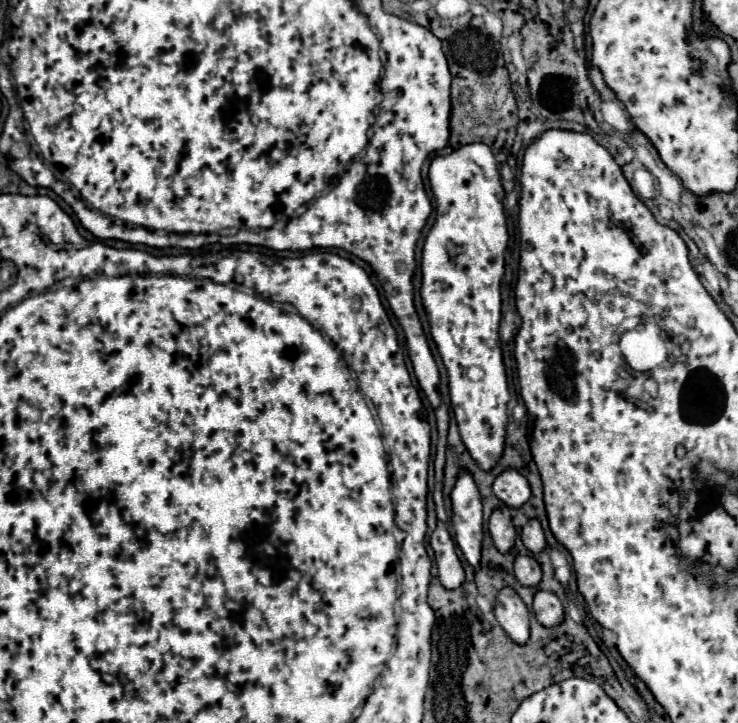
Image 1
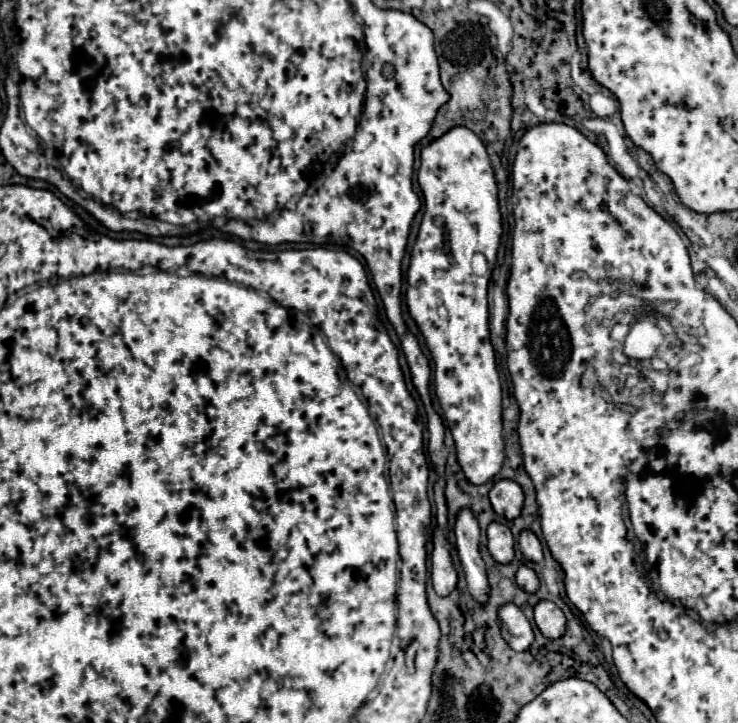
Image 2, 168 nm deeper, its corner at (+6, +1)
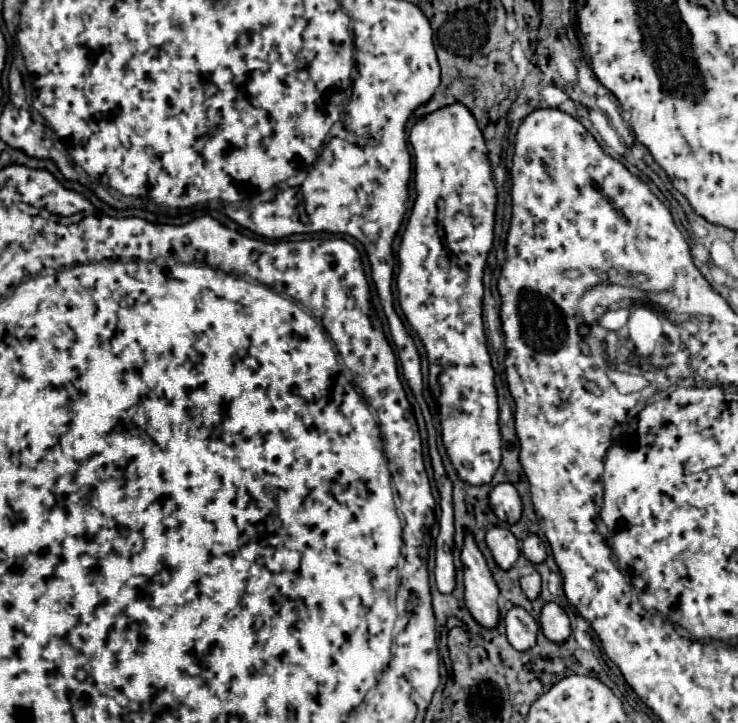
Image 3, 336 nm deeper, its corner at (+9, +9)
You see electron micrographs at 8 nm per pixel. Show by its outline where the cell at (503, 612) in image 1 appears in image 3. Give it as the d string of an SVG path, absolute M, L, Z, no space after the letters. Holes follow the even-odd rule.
M513 607L507 613L505 627L507 627L507 639L513 649L527 651L537 643L539 623L523 607Z

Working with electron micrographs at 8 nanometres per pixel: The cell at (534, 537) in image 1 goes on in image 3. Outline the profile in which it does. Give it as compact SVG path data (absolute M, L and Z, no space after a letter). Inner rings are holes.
M529 535L527 539L521 541L521 553L531 561L531 563L543 563L547 559L547 549L541 543L537 535Z

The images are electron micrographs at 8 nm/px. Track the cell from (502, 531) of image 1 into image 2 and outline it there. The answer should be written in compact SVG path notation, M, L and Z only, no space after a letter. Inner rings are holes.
M492 521L488 525L488 551L490 555L500 561L500 563L508 563L514 559L514 537L512 531L506 523L498 523Z

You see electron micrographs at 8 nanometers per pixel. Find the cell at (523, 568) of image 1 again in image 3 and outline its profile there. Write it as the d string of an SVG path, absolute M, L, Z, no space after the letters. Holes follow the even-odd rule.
M531 573L527 577L521 577L521 589L527 595L527 599L537 599L539 591L541 591L541 577L539 573Z

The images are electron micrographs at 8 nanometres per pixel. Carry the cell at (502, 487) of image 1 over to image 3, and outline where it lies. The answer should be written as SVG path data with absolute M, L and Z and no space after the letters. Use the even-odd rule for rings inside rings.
M501 483L495 485L489 493L489 503L493 513L497 515L499 521L503 523L517 523L521 517L521 499L517 489L511 483Z

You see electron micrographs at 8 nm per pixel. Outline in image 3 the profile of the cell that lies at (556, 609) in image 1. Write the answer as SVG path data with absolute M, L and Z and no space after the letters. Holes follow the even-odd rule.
M547 603L541 611L541 619L539 619L541 631L545 633L545 637L553 643L565 643L571 635L571 627L569 627L569 617L567 613L555 605L555 603Z

